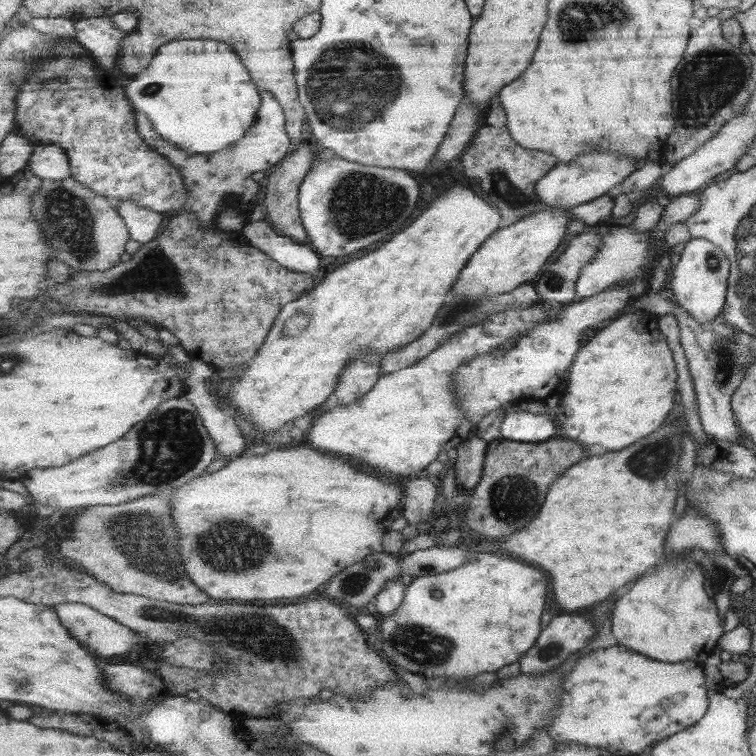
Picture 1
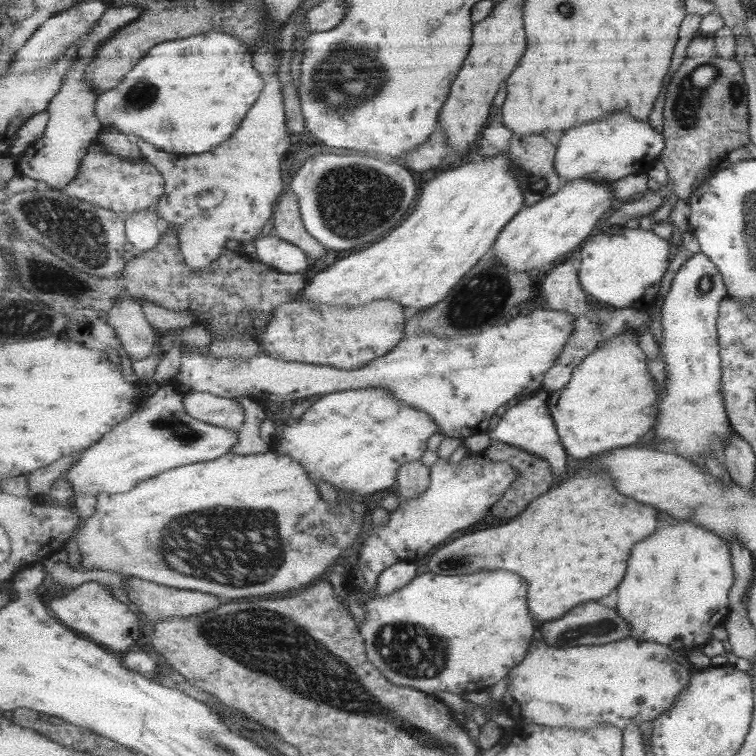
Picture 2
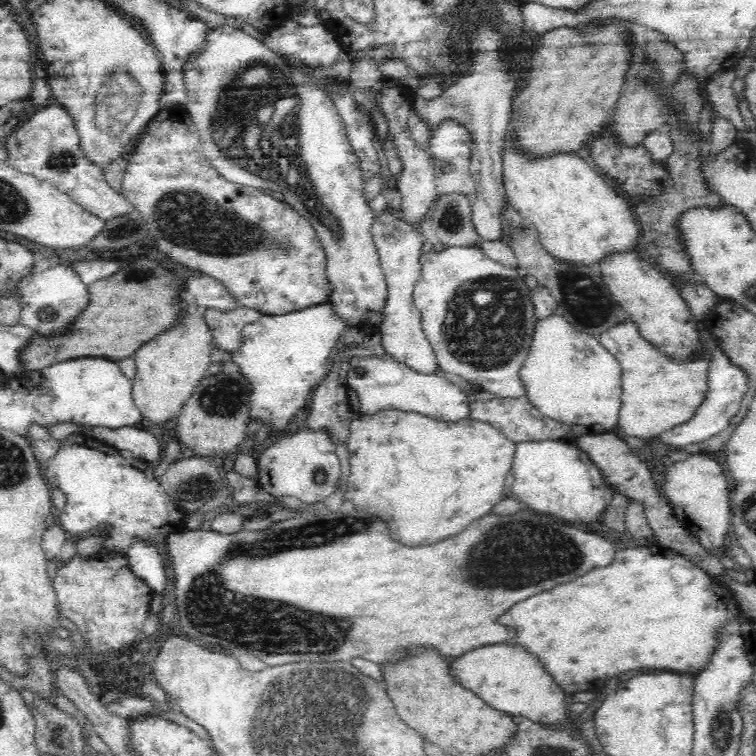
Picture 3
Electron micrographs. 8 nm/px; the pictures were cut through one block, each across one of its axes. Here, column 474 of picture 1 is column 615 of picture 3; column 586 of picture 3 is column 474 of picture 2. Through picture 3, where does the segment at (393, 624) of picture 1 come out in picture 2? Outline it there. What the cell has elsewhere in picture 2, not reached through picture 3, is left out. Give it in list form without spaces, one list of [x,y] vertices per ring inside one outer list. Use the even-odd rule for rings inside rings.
[[[505,570],[469,576],[437,576],[429,572],[417,576],[399,592],[385,595],[374,592],[369,600],[371,602],[366,602],[364,608],[367,620],[360,630],[371,662],[377,664],[389,682],[426,693],[454,692],[464,696],[473,691],[483,691],[483,688],[509,676],[511,668],[525,660],[529,646],[536,642],[533,638],[535,618],[527,606],[527,582],[519,574]],[[385,646],[393,648],[391,660],[383,658],[389,655]]]

